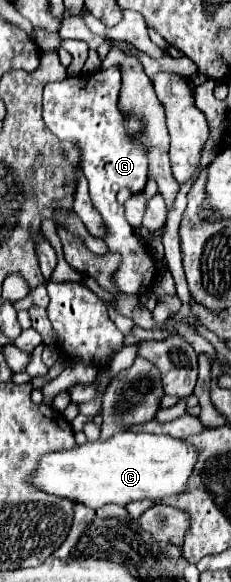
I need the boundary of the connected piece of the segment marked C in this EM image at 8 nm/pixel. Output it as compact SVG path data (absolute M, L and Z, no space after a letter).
M125 431L107 441L87 441L73 451L57 451L41 457L31 483L45 493L67 497L93 509L105 503L125 505L139 499L159 501L187 491L197 457L199 451L183 439Z

